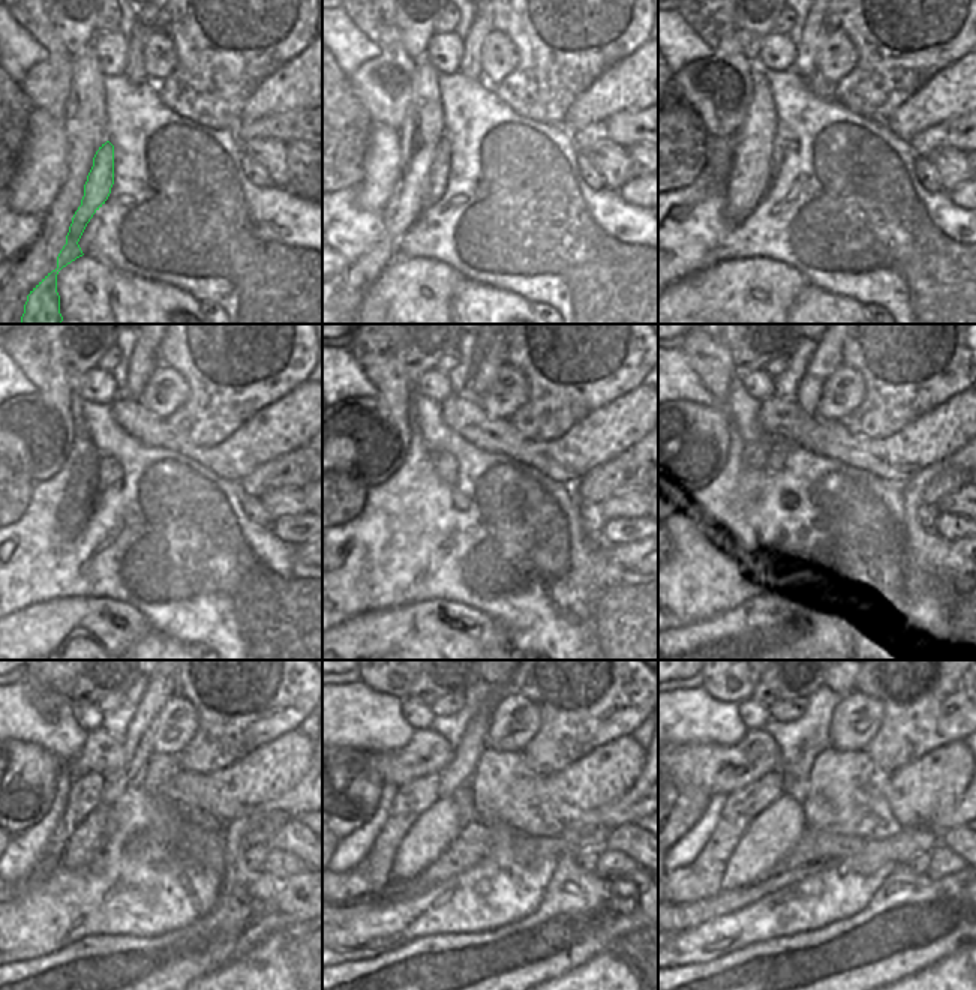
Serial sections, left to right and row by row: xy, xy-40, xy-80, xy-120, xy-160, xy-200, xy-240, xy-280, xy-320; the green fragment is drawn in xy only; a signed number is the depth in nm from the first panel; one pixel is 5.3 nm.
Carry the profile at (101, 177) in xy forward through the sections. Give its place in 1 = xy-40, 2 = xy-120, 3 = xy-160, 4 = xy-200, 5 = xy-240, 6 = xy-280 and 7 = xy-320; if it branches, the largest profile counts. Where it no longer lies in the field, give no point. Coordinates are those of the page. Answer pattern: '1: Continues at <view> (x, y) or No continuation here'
1: Continues at xy-40 (440, 168)
2: Continues at xy-120 (110, 471)
3: Continues at xy-160 (446, 465)
4: Continues at xy-200 (780, 447)
5: Continues at xy-240 (138, 744)
6: Continues at xy-280 (476, 740)
7: Continues at xy-320 (801, 767).

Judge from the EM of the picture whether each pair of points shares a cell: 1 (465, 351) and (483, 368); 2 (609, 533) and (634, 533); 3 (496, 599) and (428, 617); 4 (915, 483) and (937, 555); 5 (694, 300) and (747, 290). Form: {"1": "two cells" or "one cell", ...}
{"1": "two cells", "2": "one cell", "3": "two cells", "4": "one cell", "5": "one cell"}

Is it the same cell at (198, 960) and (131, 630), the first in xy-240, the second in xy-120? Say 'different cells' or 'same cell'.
same cell

